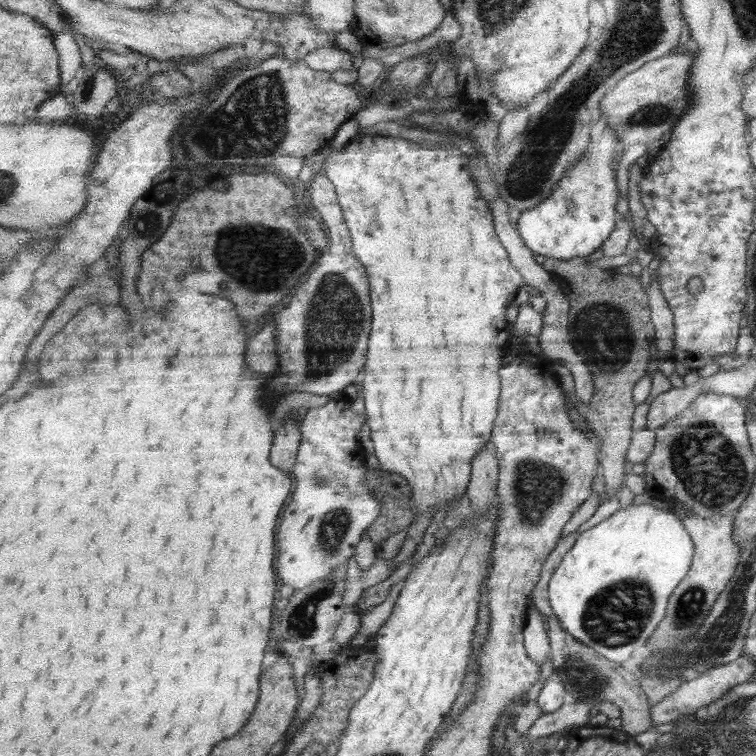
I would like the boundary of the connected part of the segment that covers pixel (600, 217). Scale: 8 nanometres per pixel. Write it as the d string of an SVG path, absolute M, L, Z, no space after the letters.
M606 126L600 141L591 142L587 154L569 169L550 198L542 201L536 209L522 212L518 228L535 254L572 260L590 257L602 248L615 229L618 184L614 170L626 149L627 146L617 137L616 131Z

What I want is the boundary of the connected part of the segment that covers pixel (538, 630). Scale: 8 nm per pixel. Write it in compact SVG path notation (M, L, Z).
M532 604L529 612L529 624L526 625L525 643L529 649L530 658L533 658L538 664L548 662L552 654L553 646L551 636L546 630L544 615L540 614L538 606Z

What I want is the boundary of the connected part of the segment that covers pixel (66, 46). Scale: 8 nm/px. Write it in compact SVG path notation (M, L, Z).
M58 33L55 35L55 42L61 55L61 92L63 92L63 89L76 78L76 74L81 74L85 69L84 54L82 54L82 48L80 48L80 44L76 42L73 33Z

